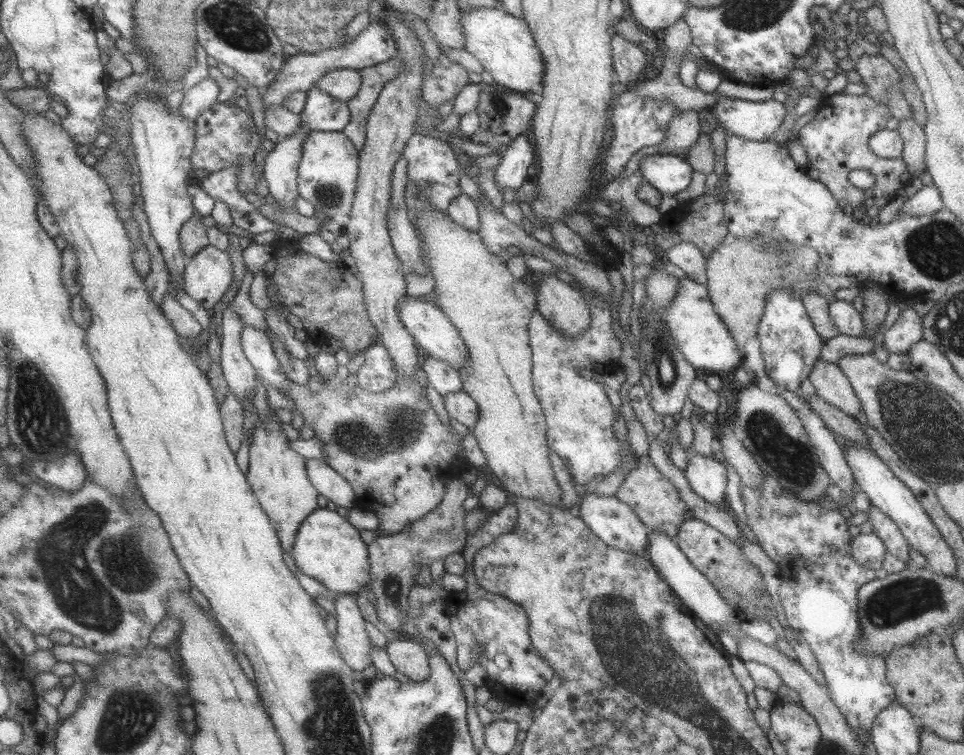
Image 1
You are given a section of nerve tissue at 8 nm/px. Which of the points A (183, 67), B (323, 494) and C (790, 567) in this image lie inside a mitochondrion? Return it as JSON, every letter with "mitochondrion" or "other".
{"A":"other","B":"other","C":"other"}

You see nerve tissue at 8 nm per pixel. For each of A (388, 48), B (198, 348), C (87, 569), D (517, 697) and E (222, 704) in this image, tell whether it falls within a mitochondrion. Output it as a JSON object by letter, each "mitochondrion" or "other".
{"A":"other","B":"other","C":"mitochondrion","D":"other","E":"other"}

